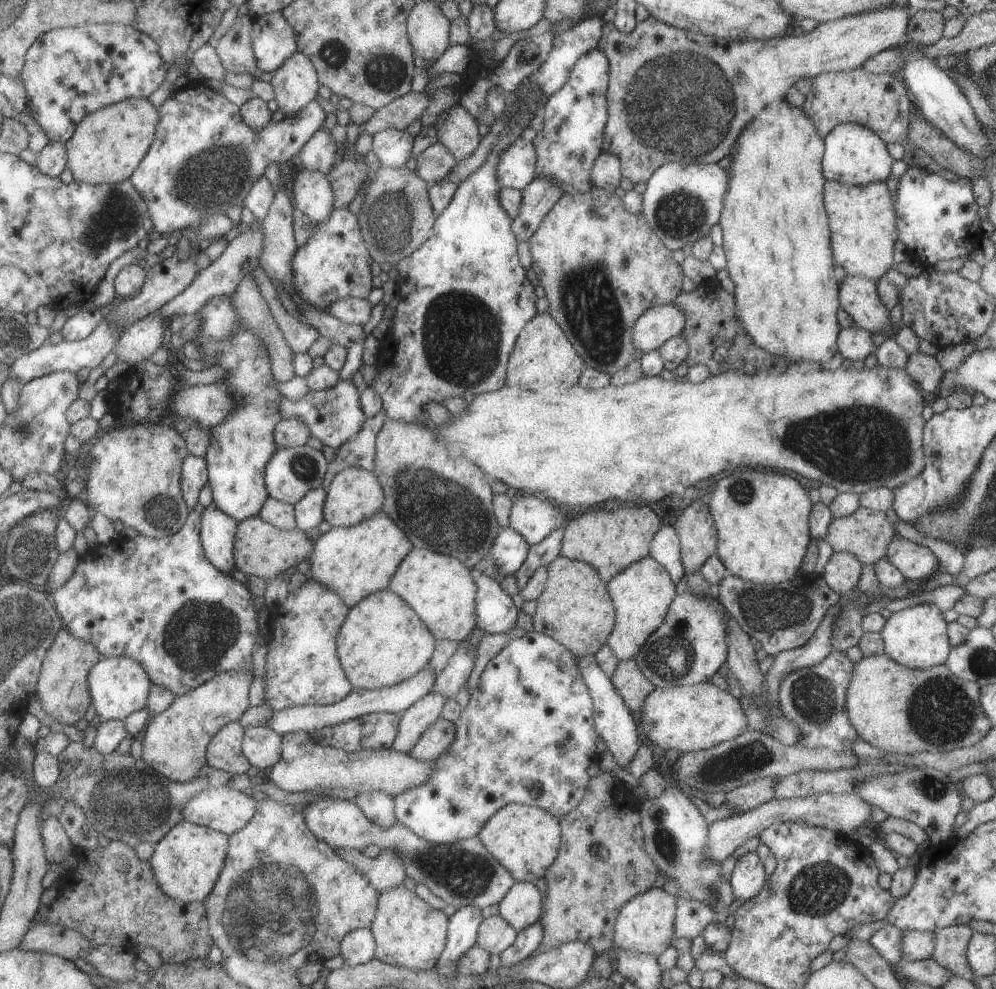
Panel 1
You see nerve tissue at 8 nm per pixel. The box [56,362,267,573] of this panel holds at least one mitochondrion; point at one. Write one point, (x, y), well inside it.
(161, 511)

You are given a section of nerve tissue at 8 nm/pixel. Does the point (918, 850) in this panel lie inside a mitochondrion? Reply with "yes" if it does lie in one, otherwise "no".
no

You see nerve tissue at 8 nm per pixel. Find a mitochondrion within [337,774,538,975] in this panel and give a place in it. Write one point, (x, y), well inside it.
(466, 874)

